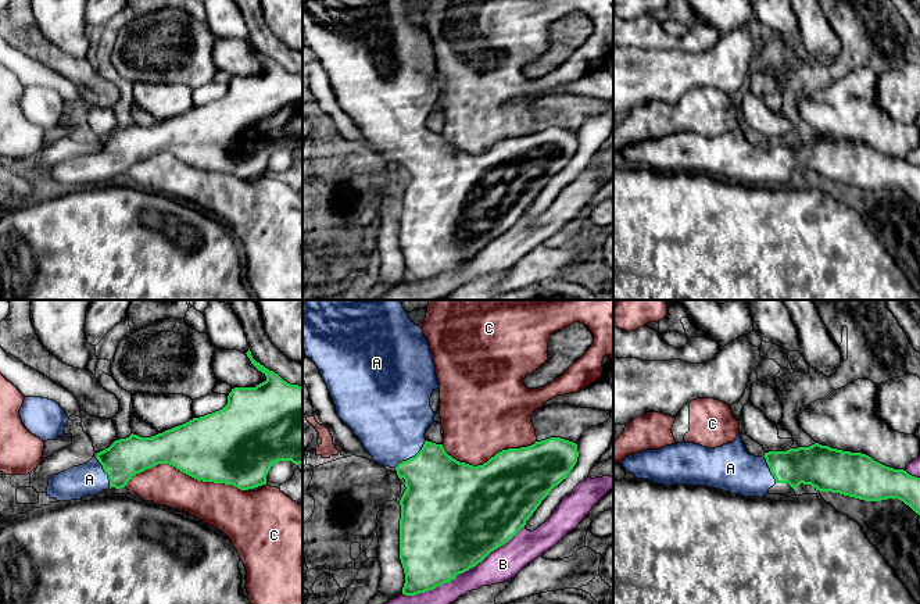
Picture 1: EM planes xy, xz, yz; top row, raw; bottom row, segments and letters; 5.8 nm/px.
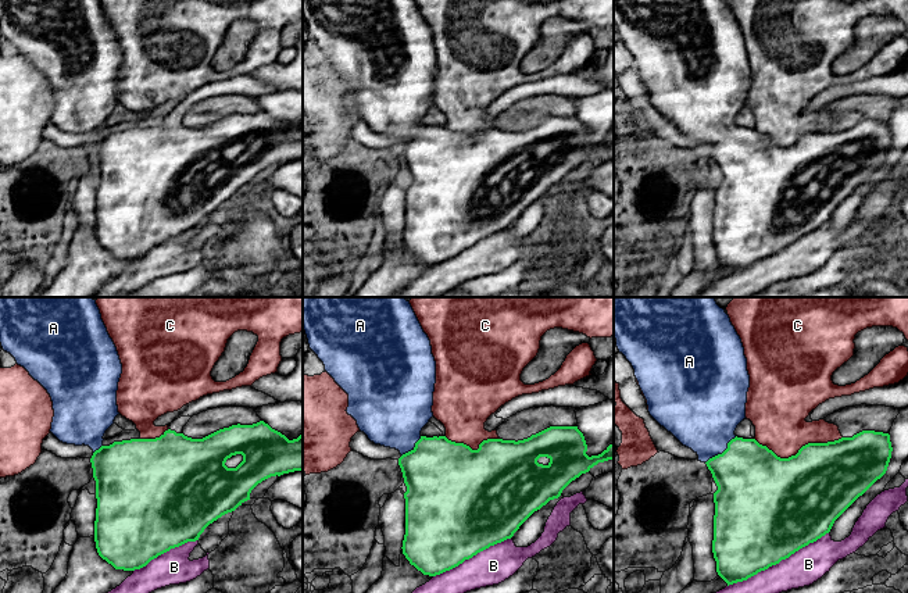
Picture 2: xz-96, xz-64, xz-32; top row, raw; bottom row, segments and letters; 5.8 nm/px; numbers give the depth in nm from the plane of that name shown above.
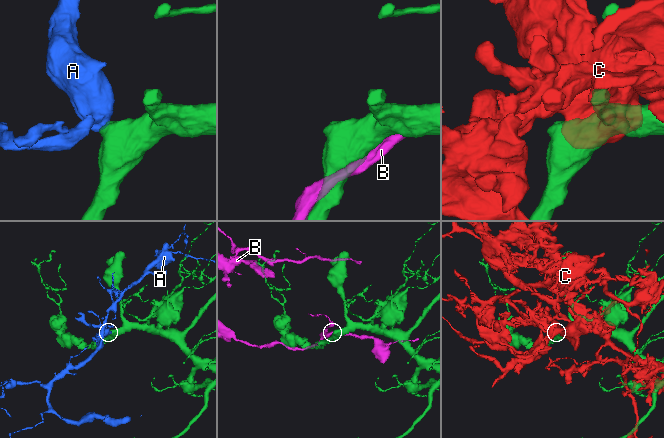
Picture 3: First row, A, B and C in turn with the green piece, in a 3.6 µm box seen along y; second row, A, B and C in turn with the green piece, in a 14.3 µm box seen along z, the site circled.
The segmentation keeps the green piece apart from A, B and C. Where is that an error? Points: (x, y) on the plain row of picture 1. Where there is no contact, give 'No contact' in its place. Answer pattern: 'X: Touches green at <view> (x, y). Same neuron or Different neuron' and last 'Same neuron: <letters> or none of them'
A: Touches green at xz (412, 146). Same neuron
B: Touches green at xz (462, 261). Different neuron
C: Touches green at xy (186, 163). Different neuron
Same neuron: A

